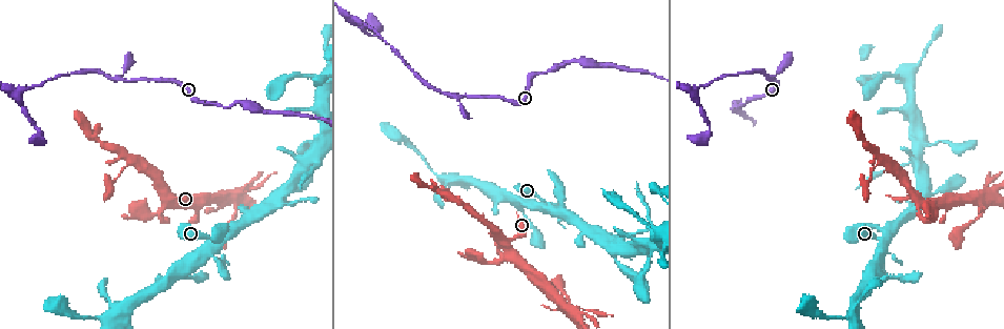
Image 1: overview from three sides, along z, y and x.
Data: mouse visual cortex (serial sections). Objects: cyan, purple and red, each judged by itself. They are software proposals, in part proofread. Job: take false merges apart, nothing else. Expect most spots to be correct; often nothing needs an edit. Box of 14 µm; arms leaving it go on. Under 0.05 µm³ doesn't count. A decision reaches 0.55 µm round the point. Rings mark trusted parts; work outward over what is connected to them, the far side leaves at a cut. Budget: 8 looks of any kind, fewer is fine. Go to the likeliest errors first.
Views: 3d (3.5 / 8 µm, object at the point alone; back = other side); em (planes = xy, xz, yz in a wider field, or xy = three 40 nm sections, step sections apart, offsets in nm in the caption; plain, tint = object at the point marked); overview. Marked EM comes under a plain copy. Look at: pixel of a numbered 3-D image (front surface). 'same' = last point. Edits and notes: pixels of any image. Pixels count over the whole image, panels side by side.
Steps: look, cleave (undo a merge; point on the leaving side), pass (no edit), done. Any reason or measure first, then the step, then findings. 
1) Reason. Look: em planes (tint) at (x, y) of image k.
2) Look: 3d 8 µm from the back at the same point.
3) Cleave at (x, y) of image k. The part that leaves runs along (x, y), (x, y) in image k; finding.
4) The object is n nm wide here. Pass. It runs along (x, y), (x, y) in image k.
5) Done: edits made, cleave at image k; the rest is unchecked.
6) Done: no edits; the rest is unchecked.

Look: 3d 3.5 µm at (458, 97) of image 1.

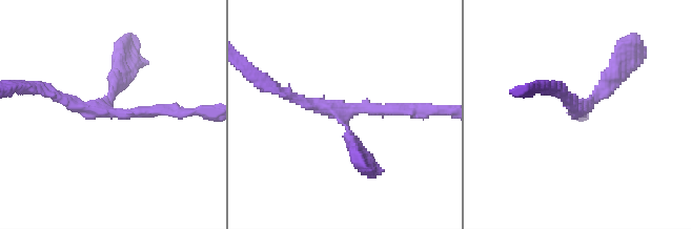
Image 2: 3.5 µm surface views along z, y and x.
3 arms meet here; the arms are 150, 200, 200 nm wide; now the EM. Look: em xy step 1 (tint) at (348, 110) of image 2.

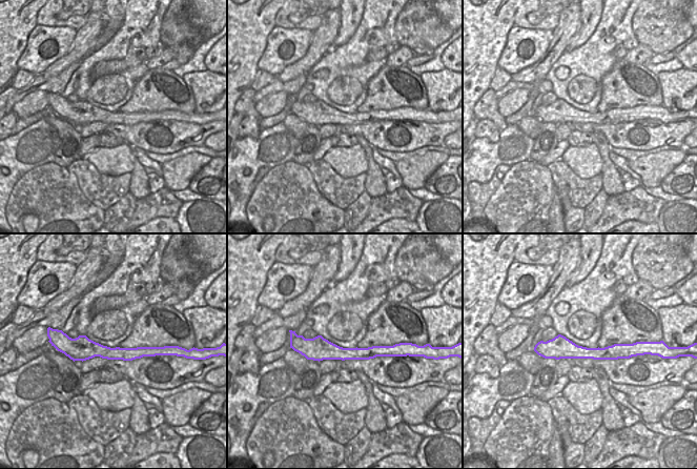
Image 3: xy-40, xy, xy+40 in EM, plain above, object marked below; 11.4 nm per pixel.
Pass. It runs along (300, 345), (340, 353), (390, 353) in image 3; continuous, no second cell.

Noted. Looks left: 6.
Abrupt turn. Look: 3d 3.5 µm at (552, 207) of image 1.

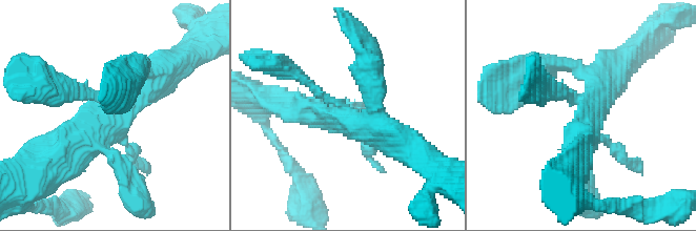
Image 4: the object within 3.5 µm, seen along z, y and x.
Look: em xy step 2 (tint) at (587, 102) of image 4.

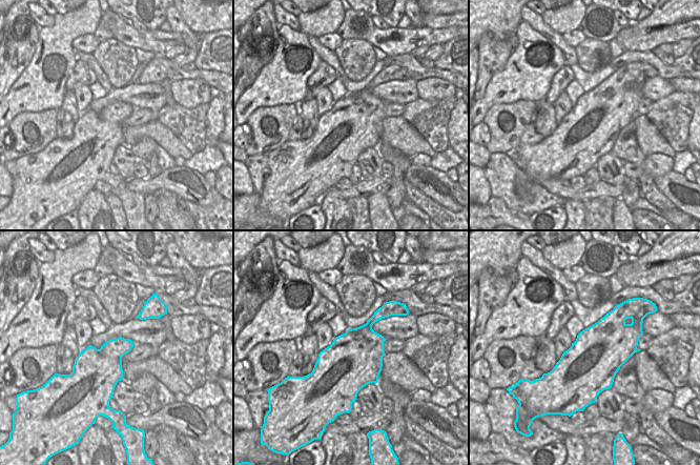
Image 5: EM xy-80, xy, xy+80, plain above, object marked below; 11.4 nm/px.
Pass. It runs along (291, 70), (359, 127), (401, 143) in image 4; one cell here.

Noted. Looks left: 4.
Abrupt turn. Look: 3d 3.5 µm at (937, 214) of image 1.

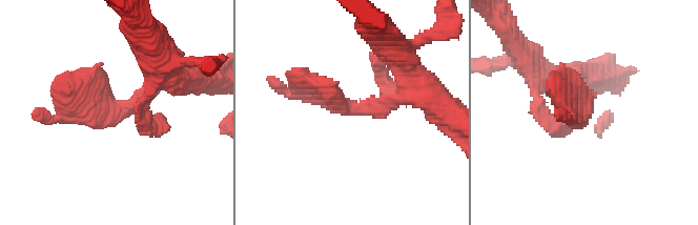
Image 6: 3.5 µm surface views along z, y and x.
Shape alone is not enough. Look: em xy step 1 (tint) at (583, 106) of image 6.

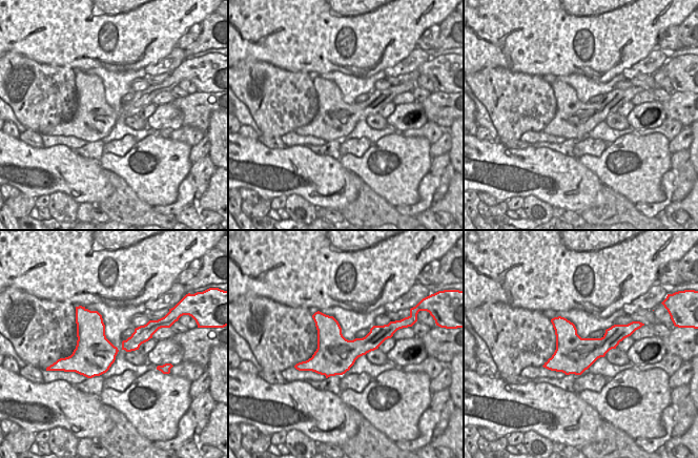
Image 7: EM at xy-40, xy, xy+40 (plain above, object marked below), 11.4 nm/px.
Pass. It runs along (404, 96), (352, 109), (290, 72) in image 6; all the same cell.

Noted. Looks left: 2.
Done: no edits; the rest is unchecked.

